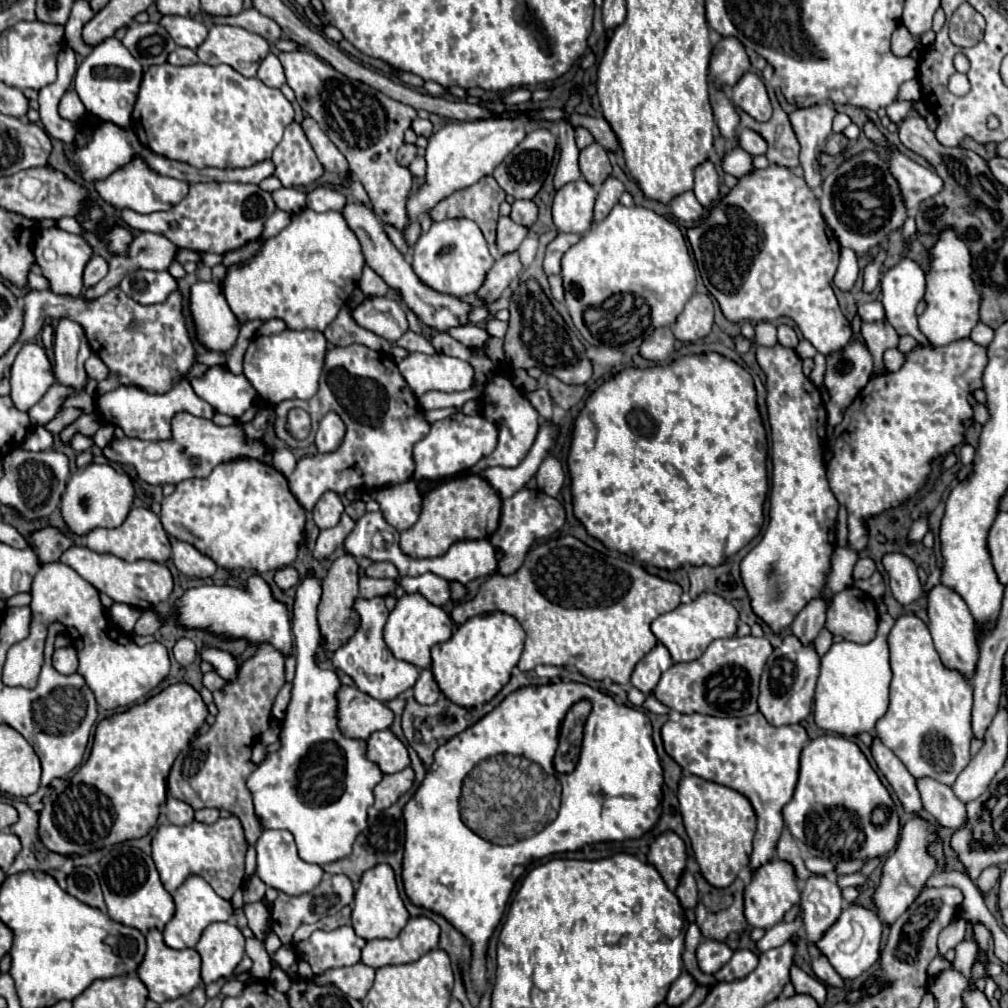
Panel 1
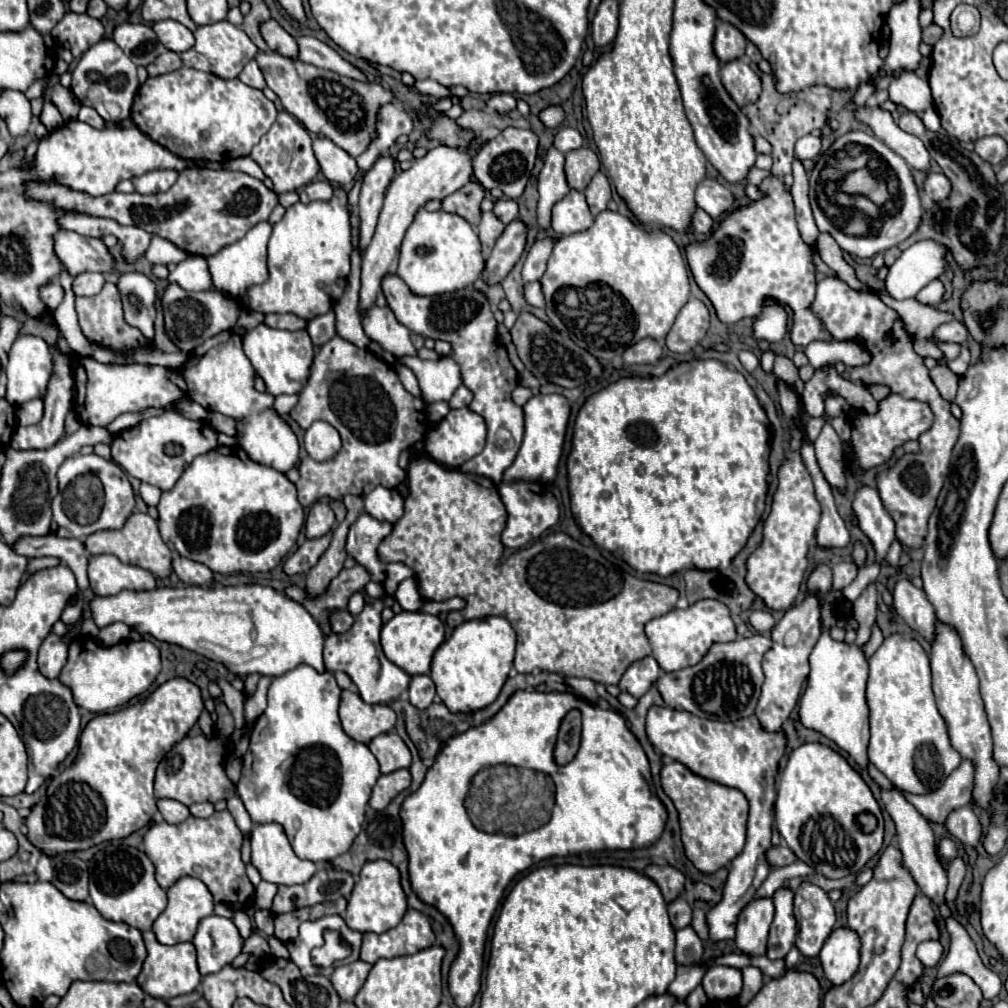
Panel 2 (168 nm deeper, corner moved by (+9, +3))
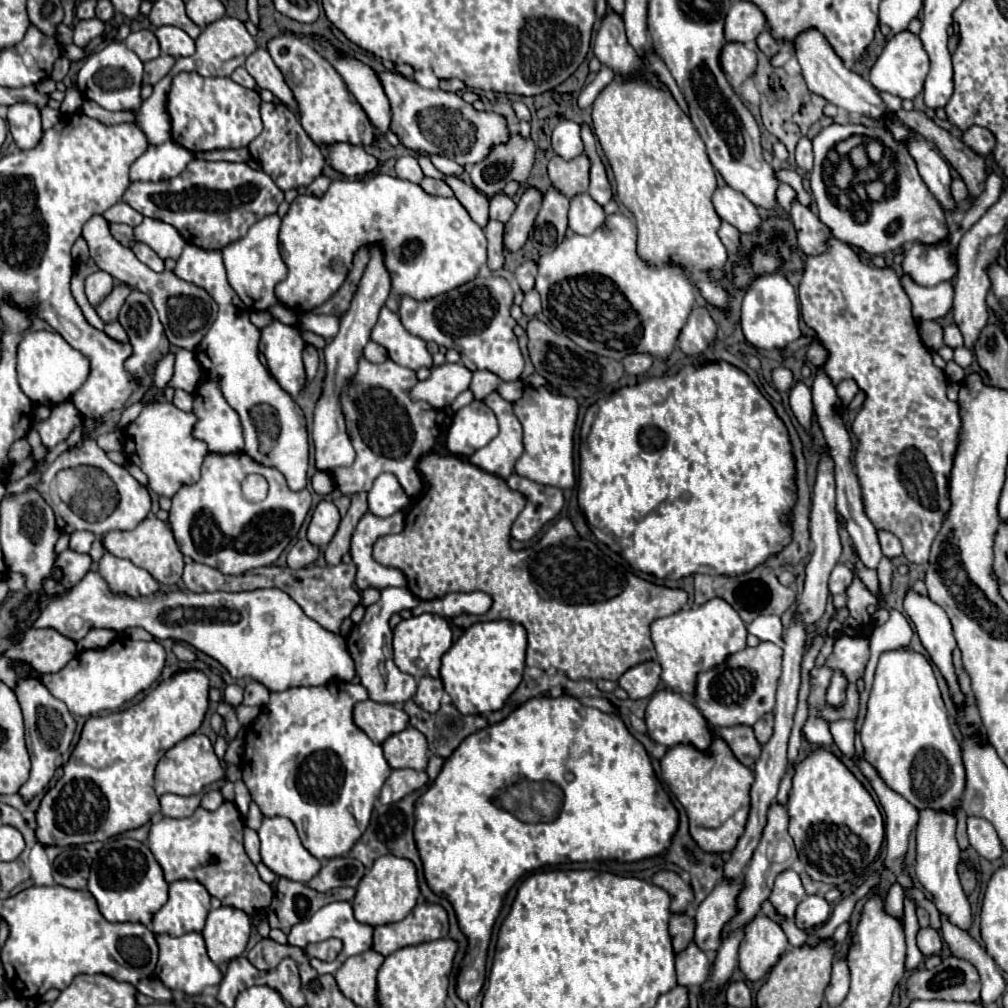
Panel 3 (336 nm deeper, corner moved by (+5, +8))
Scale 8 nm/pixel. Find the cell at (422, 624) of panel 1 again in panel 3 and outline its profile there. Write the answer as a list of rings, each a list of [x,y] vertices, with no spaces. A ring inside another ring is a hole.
[[[436,614],[412,616],[408,620],[402,620],[394,628],[394,662],[402,672],[414,678],[424,678],[424,676],[440,678],[440,660],[450,646],[452,646],[450,626],[442,616]]]

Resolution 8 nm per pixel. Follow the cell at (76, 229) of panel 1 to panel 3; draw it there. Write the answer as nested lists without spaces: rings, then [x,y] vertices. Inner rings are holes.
[[[112,224],[110,226],[114,238],[118,238],[118,242],[122,242],[124,246],[134,246],[134,234],[132,234],[132,228],[126,226],[126,224]]]

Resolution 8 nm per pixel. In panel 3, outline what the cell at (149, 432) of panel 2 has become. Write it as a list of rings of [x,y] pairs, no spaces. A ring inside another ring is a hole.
[[[158,402],[146,406],[140,416],[126,426],[126,458],[142,468],[148,476],[148,488],[152,488],[158,496],[172,498],[184,484],[194,484],[200,478],[200,466],[208,450],[202,442],[190,438],[194,422],[196,418],[190,412],[182,412],[168,402]]]

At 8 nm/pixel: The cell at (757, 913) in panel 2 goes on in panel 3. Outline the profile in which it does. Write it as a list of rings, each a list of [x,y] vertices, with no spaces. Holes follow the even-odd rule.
[[[758,914],[748,926],[740,942],[740,972],[746,980],[758,982],[776,964],[778,956],[788,950],[788,940],[778,924]]]

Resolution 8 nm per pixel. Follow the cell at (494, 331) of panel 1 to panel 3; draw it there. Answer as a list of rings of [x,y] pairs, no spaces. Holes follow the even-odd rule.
[[[532,290],[530,294],[526,294],[520,308],[522,308],[522,312],[524,312],[526,316],[530,316],[530,318],[536,316],[536,314],[540,312],[540,298],[538,298],[538,292]]]

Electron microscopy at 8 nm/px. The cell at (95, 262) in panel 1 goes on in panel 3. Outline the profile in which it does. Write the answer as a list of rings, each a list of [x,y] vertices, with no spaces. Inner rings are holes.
[[[96,270],[86,278],[86,298],[92,306],[98,306],[114,288],[114,278],[108,272]]]

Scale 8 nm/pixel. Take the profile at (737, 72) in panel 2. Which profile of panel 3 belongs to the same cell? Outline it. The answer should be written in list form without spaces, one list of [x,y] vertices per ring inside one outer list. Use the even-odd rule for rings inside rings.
[[[726,42],[720,52],[720,66],[732,88],[738,88],[748,76],[754,74],[756,52],[740,42]]]

